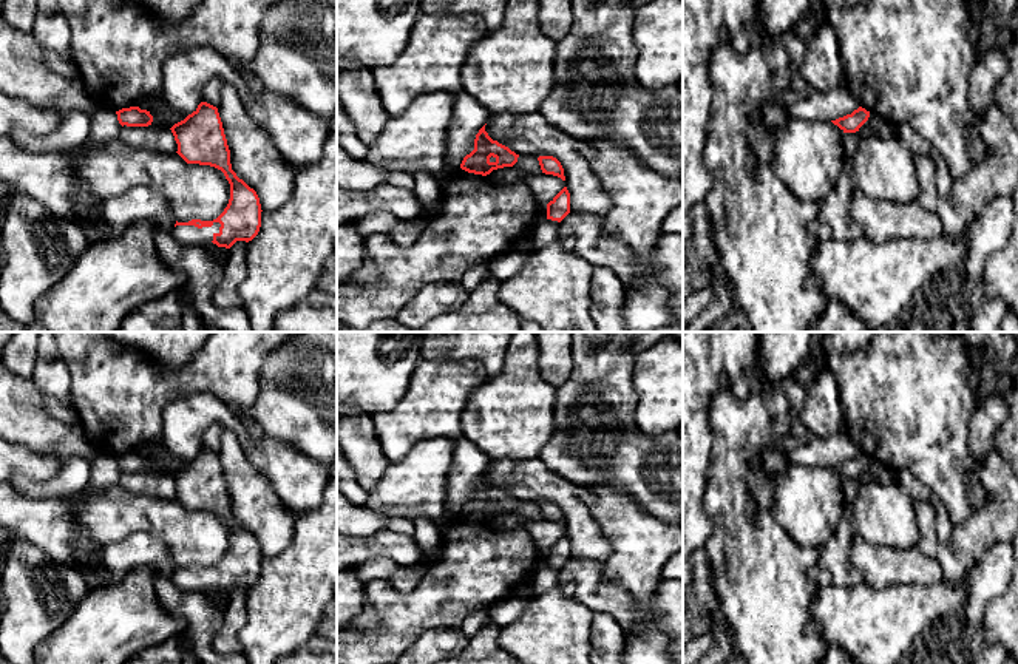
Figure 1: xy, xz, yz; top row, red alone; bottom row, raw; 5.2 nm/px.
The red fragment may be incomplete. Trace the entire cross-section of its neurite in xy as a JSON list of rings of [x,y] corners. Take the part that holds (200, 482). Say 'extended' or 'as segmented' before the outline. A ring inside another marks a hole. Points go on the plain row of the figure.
extended; [[[201,448],[198,454],[184,466],[175,469],[171,474],[178,490],[178,500],[187,510],[210,511],[221,516],[230,530],[230,545],[224,557],[213,567],[192,565],[188,568],[178,568],[171,574],[171,581],[182,590],[207,591],[210,588],[218,593],[230,595],[236,587],[252,587],[261,573],[261,550],[256,537],[250,534],[243,525],[236,522],[230,510],[230,496],[224,480],[222,468],[218,454]]]

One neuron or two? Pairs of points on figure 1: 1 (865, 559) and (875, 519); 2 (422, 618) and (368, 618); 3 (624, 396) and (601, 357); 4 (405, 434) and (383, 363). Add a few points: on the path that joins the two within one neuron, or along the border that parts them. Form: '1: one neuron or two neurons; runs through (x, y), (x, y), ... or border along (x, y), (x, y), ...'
1: two neurons; border along (858, 531), (873, 544), (906, 550)
2: two neurons; border along (365, 593), (379, 616), (379, 624), (359, 632)
3: one neuron; runs through (615, 386), (603, 374), (603, 366)
4: two neurons; border along (413, 369), (403, 396), (391, 408), (371, 414)

